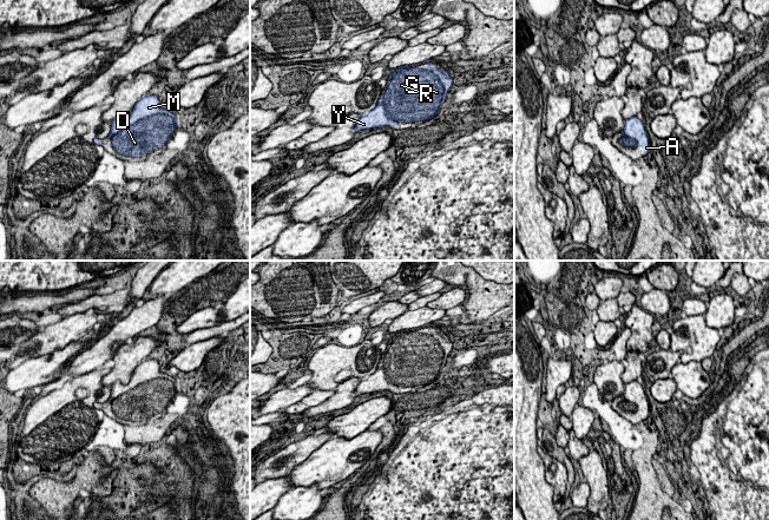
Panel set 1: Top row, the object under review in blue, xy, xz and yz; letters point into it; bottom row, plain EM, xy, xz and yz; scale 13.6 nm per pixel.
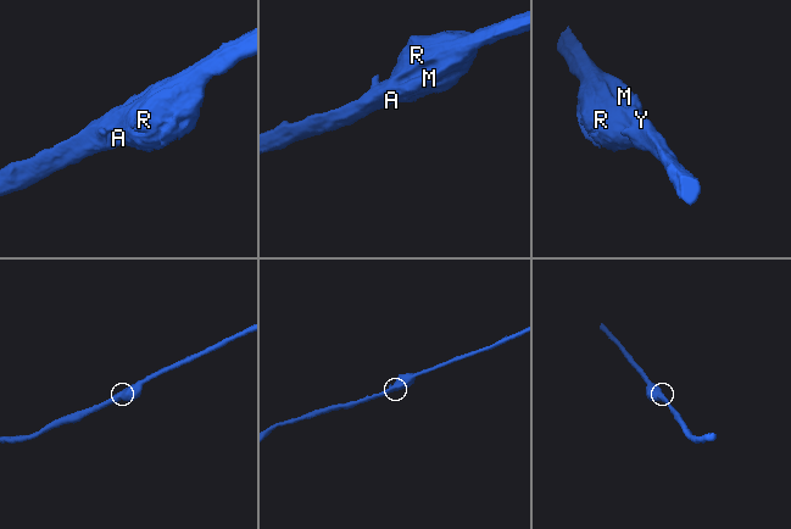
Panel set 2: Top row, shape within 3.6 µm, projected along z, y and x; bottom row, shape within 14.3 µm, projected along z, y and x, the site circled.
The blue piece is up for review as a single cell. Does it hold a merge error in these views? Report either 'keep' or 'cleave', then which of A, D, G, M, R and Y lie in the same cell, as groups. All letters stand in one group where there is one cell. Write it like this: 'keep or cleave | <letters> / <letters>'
keep | A D G M R Y

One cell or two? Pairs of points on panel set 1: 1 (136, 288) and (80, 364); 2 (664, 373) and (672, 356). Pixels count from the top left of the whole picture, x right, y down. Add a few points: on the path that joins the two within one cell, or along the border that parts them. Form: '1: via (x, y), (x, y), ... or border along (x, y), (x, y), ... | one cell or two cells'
1: border along (126, 316), (102, 334) | two cells
2: via (665, 369), (670, 360) | one cell

